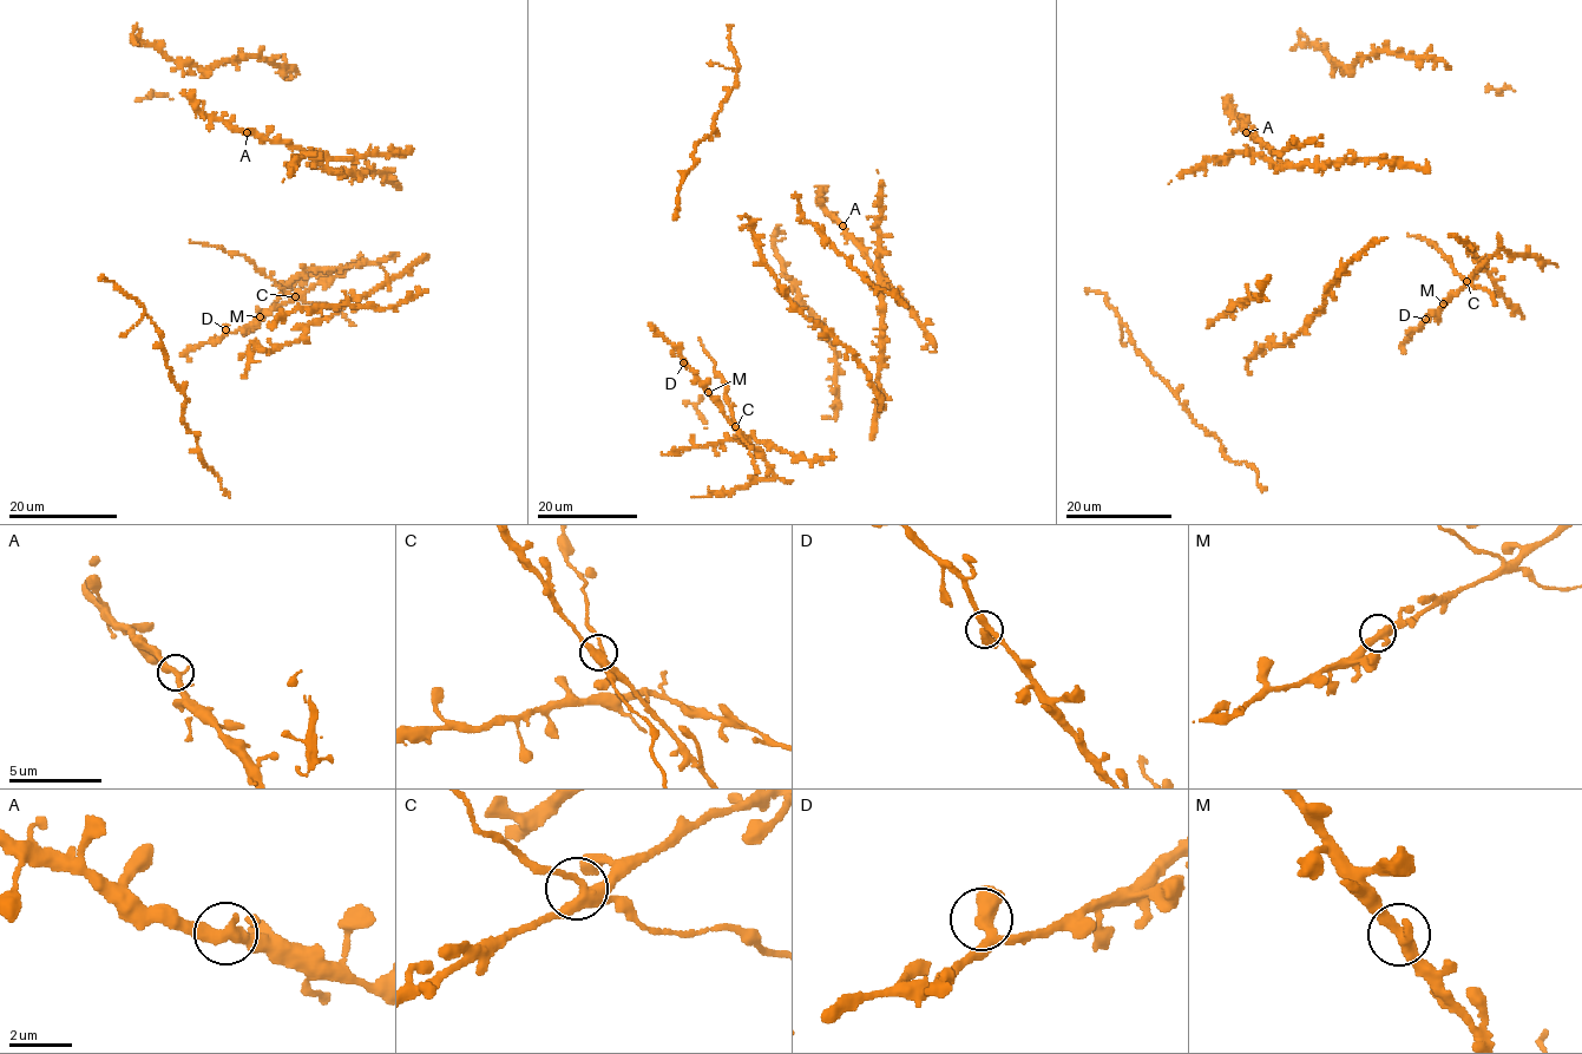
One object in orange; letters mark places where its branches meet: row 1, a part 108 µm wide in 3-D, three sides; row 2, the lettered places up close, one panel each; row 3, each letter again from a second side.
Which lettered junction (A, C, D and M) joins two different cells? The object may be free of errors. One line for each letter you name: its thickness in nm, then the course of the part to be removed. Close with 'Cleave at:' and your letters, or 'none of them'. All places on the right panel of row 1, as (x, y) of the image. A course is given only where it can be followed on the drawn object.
Cleave at: none of them

